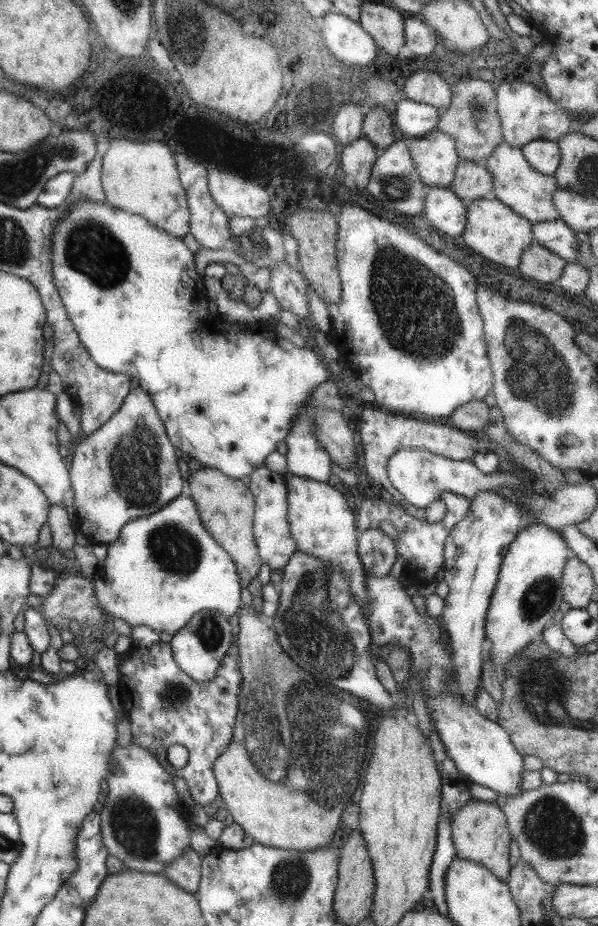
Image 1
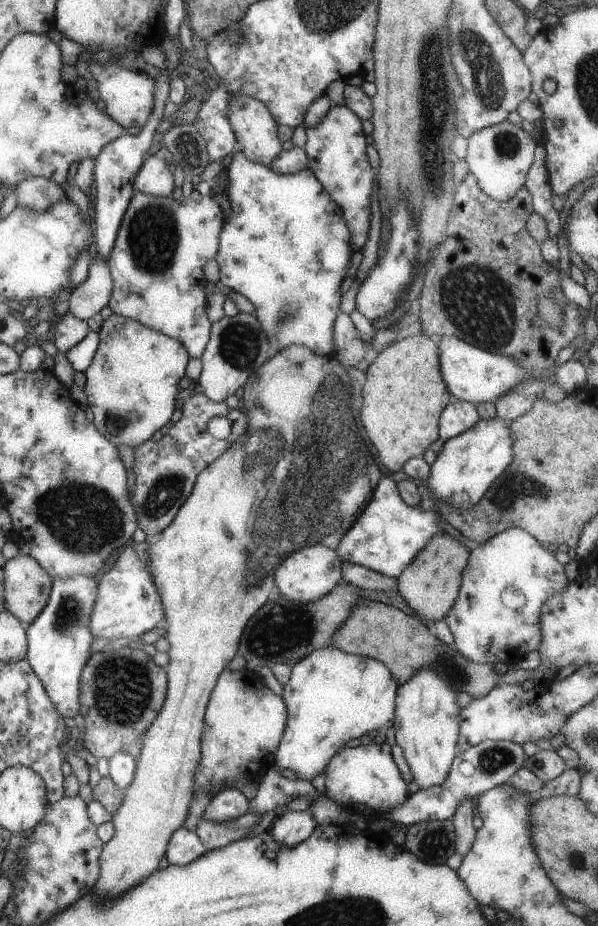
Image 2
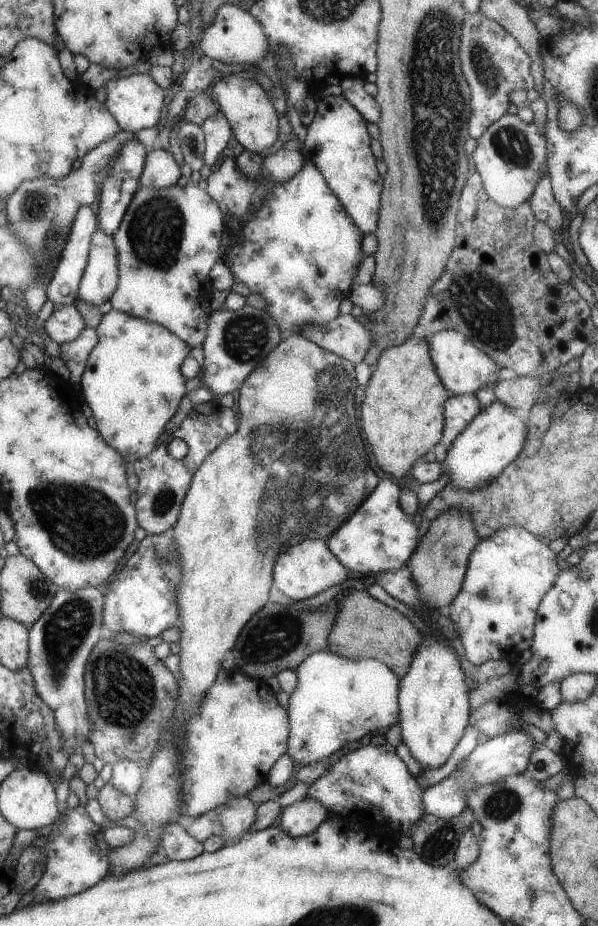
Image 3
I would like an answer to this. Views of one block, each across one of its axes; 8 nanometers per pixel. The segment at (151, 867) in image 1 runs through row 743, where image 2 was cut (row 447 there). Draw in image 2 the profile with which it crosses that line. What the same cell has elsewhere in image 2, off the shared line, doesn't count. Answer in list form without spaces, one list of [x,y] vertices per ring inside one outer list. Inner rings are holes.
[[[111,313],[105,320],[103,320],[99,330],[97,330],[97,334],[98,345],[89,366],[84,370],[85,382],[82,388],[86,395],[88,407],[91,409],[93,414],[92,423],[95,425],[95,428],[97,428],[99,433],[102,434],[103,438],[105,438],[105,440],[107,440],[109,443],[115,446],[124,444],[131,448],[135,448],[139,446],[141,442],[155,437],[159,431],[159,428],[169,421],[173,410],[178,407],[177,401],[175,400],[175,395],[180,390],[178,388],[178,382],[179,379],[184,375],[184,367],[190,356],[187,354],[187,351],[183,348],[183,346],[180,345],[180,342],[175,341],[160,332],[155,332],[151,328],[142,326],[138,322],[135,322],[135,320],[124,318],[114,313]]]

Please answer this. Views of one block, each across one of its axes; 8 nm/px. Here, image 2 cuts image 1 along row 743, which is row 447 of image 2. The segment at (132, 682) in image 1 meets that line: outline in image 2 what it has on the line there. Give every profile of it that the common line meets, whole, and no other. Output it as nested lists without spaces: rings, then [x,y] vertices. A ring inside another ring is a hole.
[[[193,386],[191,396],[178,404],[181,417],[164,436],[156,435],[133,448],[132,472],[135,474],[135,486],[131,490],[130,501],[136,516],[137,526],[146,535],[161,532],[175,518],[177,511],[191,494],[197,474],[221,456],[237,437],[247,428],[247,417],[240,408],[231,409],[224,401],[213,402]],[[220,416],[229,420],[231,430],[225,438],[213,440],[205,425],[209,418]]]

